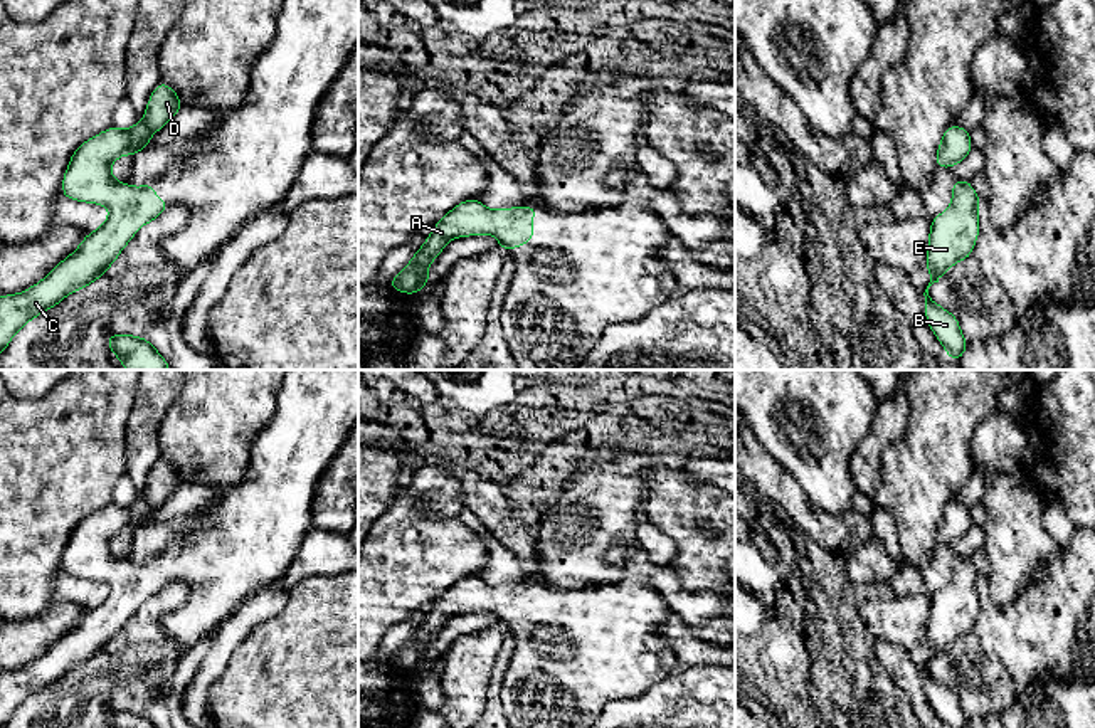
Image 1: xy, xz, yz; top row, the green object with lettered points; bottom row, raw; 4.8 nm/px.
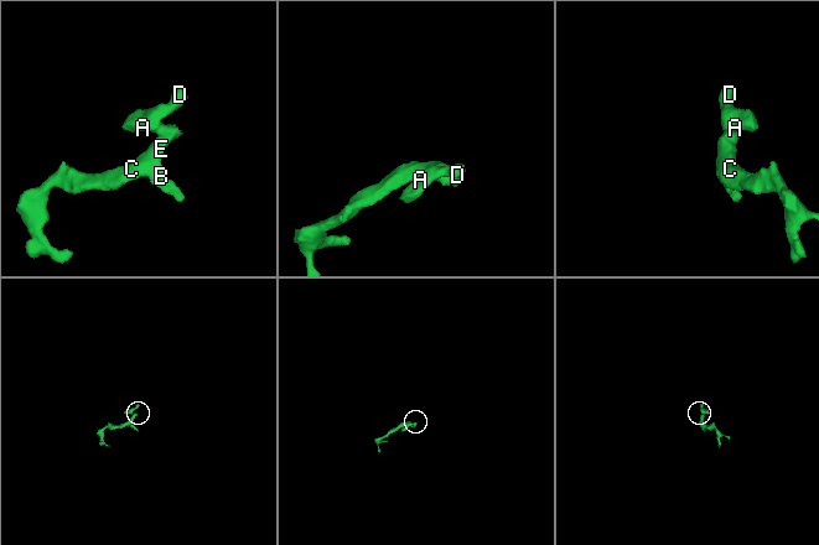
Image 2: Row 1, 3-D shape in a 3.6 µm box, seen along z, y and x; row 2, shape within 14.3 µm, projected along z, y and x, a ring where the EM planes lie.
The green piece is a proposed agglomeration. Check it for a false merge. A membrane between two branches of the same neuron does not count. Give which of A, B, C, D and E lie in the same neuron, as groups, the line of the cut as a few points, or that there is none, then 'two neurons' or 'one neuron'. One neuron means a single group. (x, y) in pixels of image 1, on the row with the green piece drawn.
A B C D E; no cut; one neuron

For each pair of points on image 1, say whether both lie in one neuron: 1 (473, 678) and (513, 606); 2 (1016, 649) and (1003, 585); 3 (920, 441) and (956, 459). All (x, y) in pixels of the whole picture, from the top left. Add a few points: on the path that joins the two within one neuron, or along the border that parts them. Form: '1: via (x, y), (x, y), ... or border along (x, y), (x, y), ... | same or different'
1: border along (498, 622), (505, 626) | different
2: border along (1035, 577), (1013, 601), (1001, 607), (988, 596) | different
3: via (929, 446), (942, 459), (947, 459) | same

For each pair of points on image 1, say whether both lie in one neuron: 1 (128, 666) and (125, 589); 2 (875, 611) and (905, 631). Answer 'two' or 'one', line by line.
1: two
2: one

